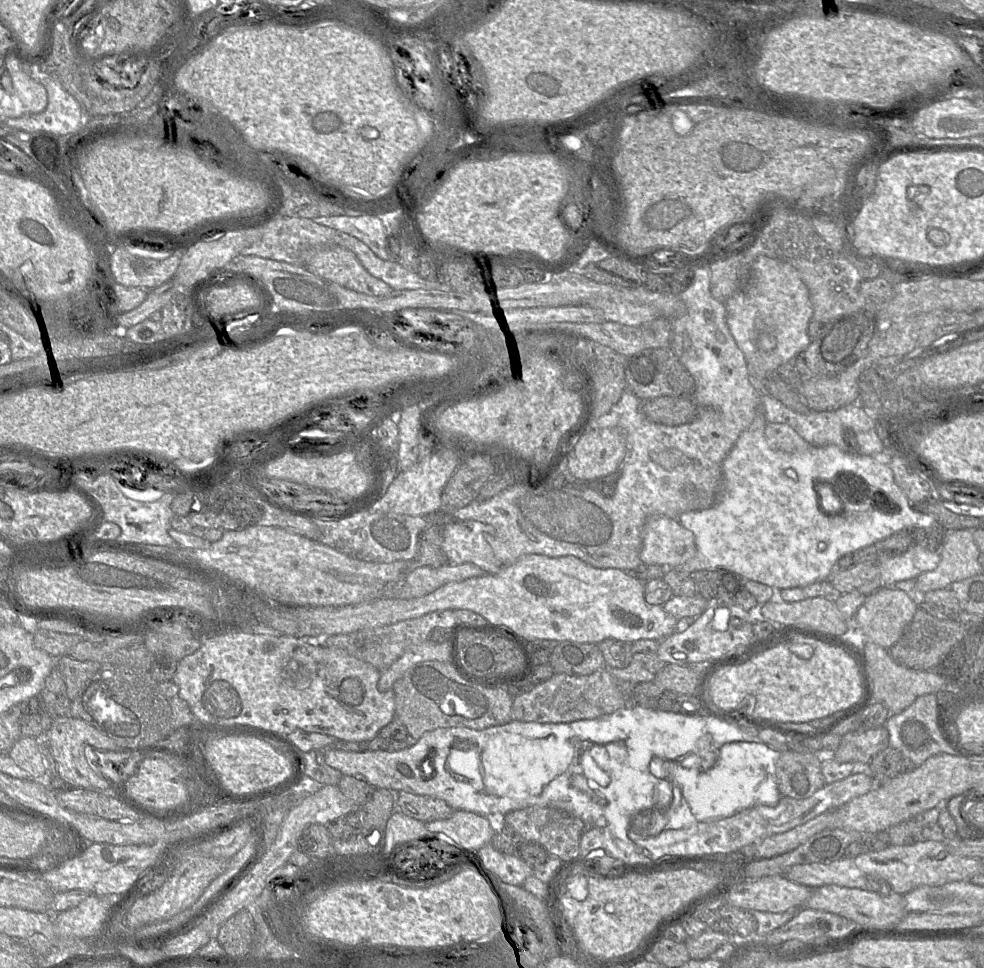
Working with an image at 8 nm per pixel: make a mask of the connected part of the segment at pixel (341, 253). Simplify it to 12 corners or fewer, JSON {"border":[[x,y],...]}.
{"border":[[341,246],[311,253],[306,270],[345,288],[384,296],[392,288]]}

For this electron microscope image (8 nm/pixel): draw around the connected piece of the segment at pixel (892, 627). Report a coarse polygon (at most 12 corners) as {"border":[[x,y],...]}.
{"border":[[894,586],[869,595],[855,614],[865,640],[888,649],[918,607]]}

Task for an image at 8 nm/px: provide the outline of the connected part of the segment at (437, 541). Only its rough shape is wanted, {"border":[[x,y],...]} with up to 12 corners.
{"border":[[439,510],[419,534],[417,554],[407,572],[447,563],[442,549],[443,529],[457,521]]}

